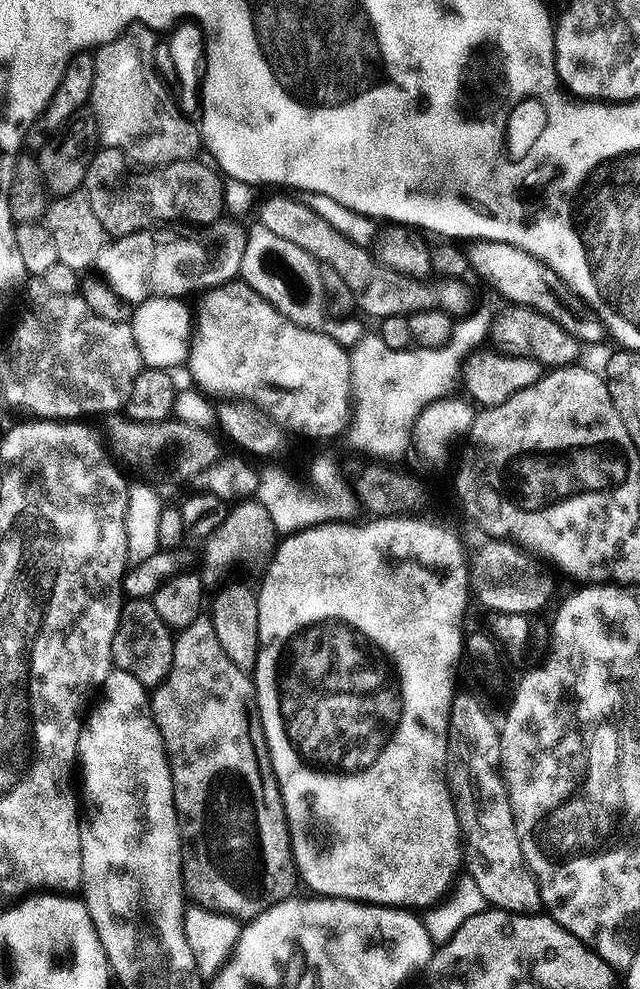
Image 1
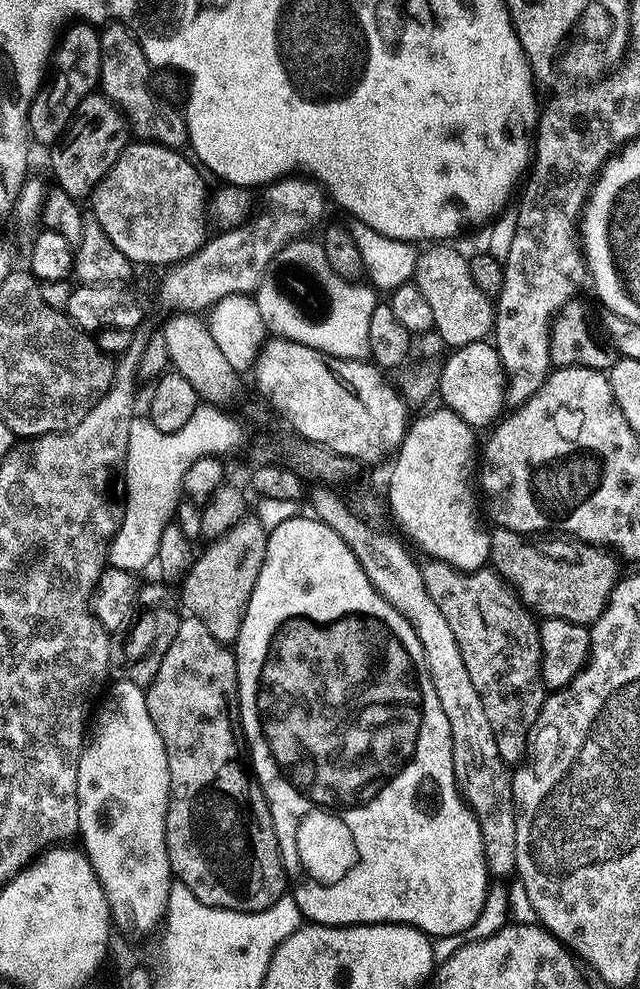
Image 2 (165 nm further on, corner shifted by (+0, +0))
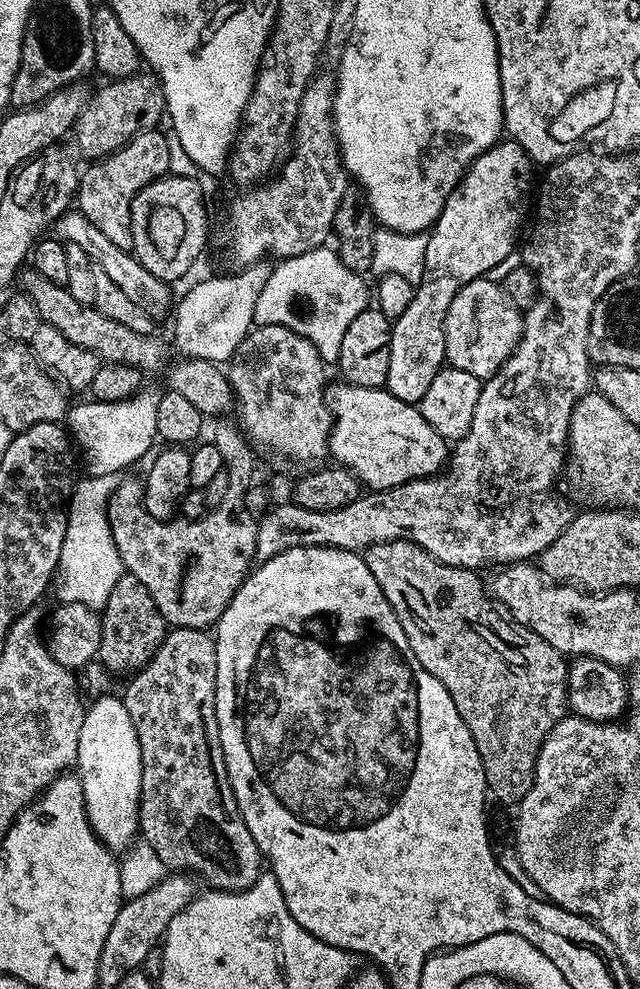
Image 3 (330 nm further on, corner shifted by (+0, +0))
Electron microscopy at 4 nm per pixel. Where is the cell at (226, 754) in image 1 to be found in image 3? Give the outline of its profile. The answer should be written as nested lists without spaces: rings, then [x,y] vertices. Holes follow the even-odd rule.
[[[173,627],[169,631],[168,635],[165,636],[164,641],[158,646],[158,650],[150,658],[150,662],[146,665],[145,668],[140,669],[139,672],[135,673],[131,677],[132,680],[128,684],[128,689],[125,692],[122,692],[122,699],[126,706],[126,710],[130,712],[130,718],[133,719],[134,730],[137,731],[138,742],[141,746],[141,765],[144,767],[141,774],[141,798],[140,798],[140,815],[139,815],[139,835],[142,837],[143,843],[156,853],[158,858],[161,859],[161,862],[164,863],[165,867],[168,870],[175,870],[180,874],[191,874],[193,877],[201,876],[206,883],[209,884],[209,889],[215,890],[220,894],[235,894],[237,892],[245,892],[247,888],[251,888],[257,880],[260,879],[262,875],[262,869],[260,869],[260,864],[262,868],[262,857],[260,851],[258,850],[258,842],[254,842],[254,836],[250,834],[250,830],[246,826],[246,822],[242,818],[240,811],[236,807],[231,807],[229,809],[230,814],[226,810],[226,804],[231,805],[233,803],[232,798],[232,786],[228,782],[228,771],[226,770],[226,762],[224,761],[224,751],[222,750],[222,742],[220,741],[220,735],[218,734],[218,714],[216,713],[216,675],[218,674],[218,658],[216,657],[216,642],[215,639],[205,629],[203,628],[177,628]]]

